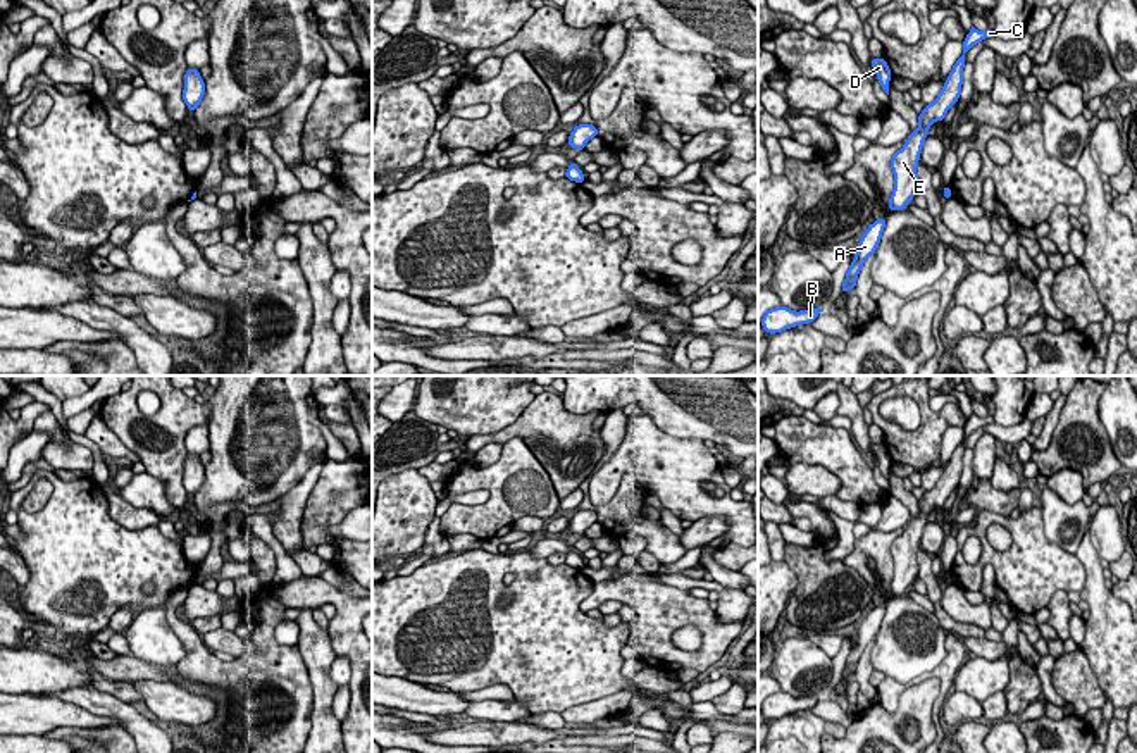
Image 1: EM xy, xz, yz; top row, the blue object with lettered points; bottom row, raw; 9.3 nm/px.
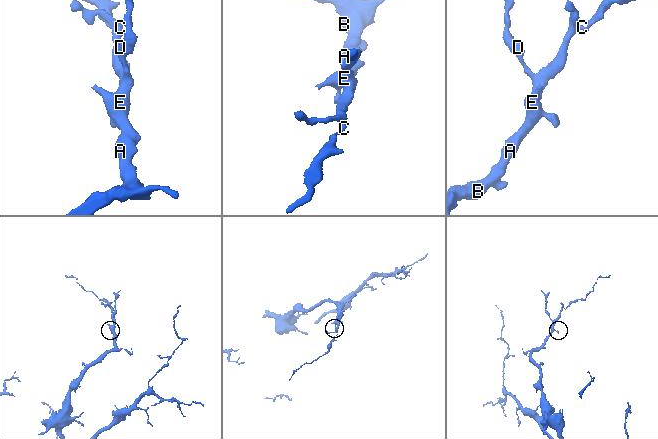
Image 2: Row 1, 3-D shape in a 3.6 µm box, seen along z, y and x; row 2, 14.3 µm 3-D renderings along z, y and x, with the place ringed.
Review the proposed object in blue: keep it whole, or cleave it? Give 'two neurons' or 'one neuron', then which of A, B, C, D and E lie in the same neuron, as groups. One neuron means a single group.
one neuron | A B C D E

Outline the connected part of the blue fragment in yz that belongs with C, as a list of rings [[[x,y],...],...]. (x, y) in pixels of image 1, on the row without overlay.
[[[973,412],[963,427],[963,441],[953,451],[942,476],[937,484],[923,493],[918,500],[918,515],[911,517],[908,527],[898,536],[891,545],[891,555],[894,560],[894,576],[889,584],[889,596],[904,596],[906,591],[918,579],[918,546],[925,524],[929,522],[929,513],[939,507],[942,508],[948,496],[960,486],[963,470],[963,453],[966,450],[965,439],[985,424],[994,424],[994,417],[977,417]]]

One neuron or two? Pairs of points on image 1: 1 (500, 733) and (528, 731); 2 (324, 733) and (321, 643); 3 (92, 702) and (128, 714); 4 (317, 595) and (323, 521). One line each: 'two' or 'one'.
1: one
2: one
3: one
4: two

